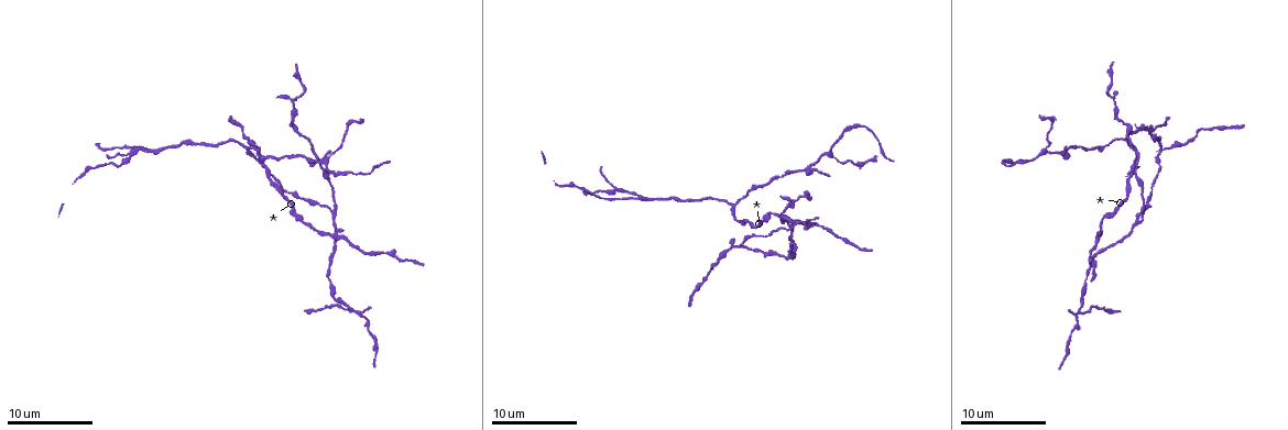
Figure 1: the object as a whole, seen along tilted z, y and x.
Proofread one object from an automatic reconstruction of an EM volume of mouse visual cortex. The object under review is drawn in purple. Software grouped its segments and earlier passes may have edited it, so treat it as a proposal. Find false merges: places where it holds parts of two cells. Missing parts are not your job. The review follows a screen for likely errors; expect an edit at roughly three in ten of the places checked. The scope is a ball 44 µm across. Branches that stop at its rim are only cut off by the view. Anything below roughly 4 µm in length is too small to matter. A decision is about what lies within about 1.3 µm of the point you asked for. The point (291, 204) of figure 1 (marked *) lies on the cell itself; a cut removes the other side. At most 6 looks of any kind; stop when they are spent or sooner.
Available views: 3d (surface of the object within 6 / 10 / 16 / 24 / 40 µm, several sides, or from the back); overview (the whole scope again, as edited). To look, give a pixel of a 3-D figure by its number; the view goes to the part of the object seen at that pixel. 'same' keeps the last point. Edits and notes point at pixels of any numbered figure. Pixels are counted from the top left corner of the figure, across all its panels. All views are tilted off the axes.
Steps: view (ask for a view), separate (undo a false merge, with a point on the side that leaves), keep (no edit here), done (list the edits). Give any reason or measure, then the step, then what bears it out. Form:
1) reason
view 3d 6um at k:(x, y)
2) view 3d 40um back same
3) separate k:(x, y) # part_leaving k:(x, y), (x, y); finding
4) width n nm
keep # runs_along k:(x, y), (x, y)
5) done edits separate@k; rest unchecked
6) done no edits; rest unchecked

view 3d 16um at 1:(1097, 147)

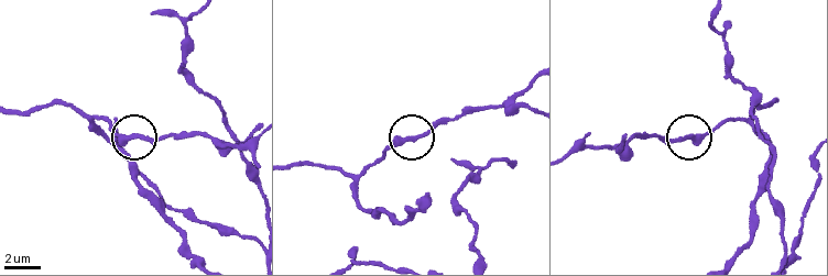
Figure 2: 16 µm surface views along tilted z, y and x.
keep # runs_along 2:(739, 249), (766, 145), (736, 119), (661, 138); all the same cell

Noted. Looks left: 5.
a narrow waist
view 3d 10um at 1:(803, 171)

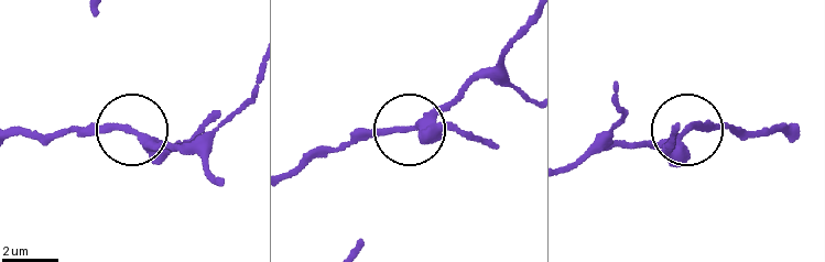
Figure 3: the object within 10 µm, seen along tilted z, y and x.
view 3d 6um at 3:(124, 126)

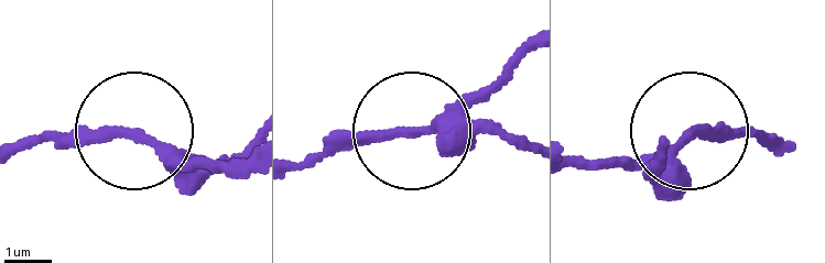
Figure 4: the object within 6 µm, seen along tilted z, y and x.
keep # runs_along 4:(780, 140), (690, 133), (648, 173); continuous, no second cell

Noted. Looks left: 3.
four or more arms meet
view 3d 6um at 1:(335, 236)

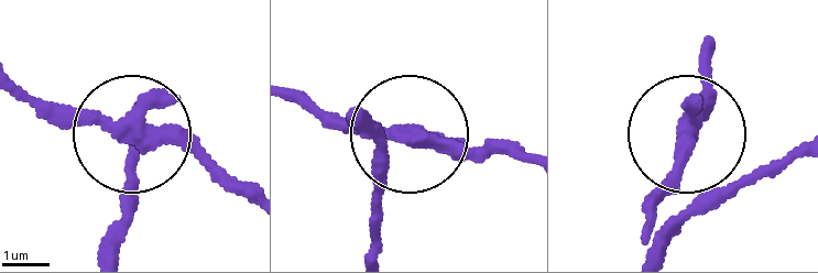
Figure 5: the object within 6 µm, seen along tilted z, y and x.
keep # runs_along 5:(15, 78), (168, 133), (248, 181); one cell here

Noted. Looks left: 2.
done no edits; rest unchecked

